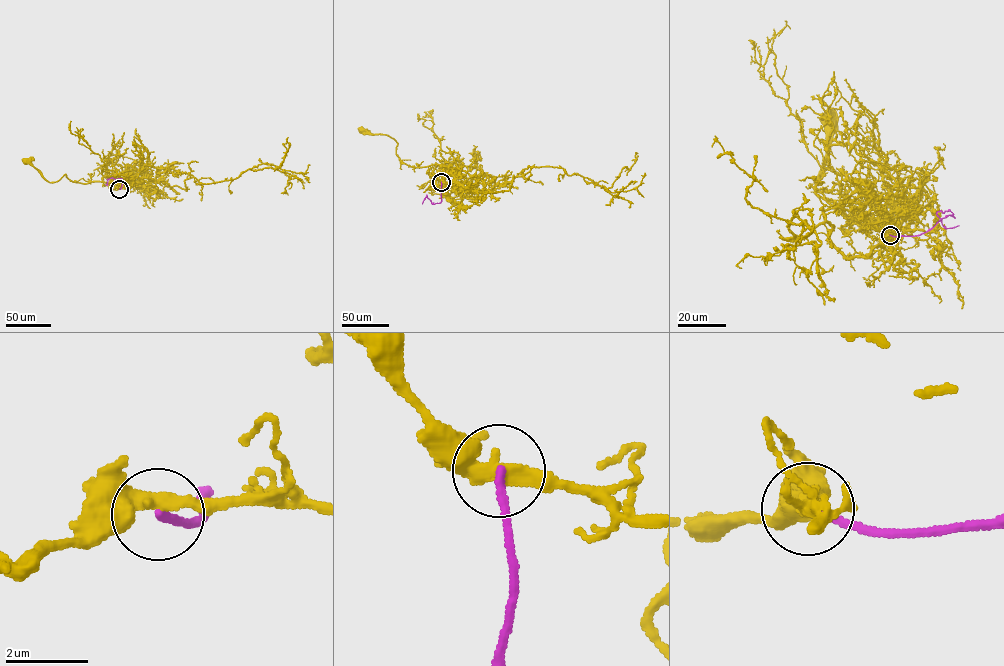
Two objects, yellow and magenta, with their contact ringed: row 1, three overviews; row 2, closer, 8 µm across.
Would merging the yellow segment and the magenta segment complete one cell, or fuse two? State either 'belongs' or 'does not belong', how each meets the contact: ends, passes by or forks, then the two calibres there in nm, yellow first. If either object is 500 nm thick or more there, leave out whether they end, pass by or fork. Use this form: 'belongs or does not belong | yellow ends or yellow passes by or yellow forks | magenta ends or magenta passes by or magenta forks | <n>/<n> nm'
does not belong | yellow passes by | magenta ends | 420/180 nm

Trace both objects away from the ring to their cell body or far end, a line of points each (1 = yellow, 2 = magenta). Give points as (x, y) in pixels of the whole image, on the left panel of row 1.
1: (119, 189), (131, 186), (73, 182), (65, 174), (55, 182), (48, 182), (26, 161)
2: (119, 189), (120, 178), (110, 178), (106, 183)

